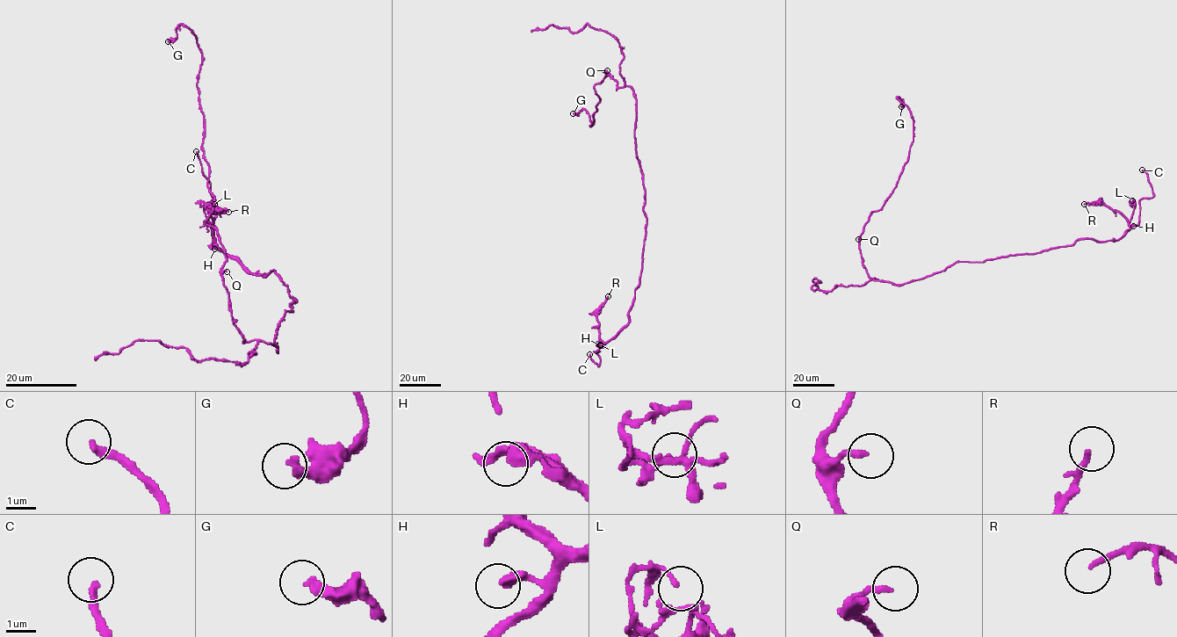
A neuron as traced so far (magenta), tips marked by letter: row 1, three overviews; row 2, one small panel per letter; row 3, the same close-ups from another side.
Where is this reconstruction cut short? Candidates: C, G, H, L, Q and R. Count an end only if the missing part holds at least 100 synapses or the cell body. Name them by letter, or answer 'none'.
C

